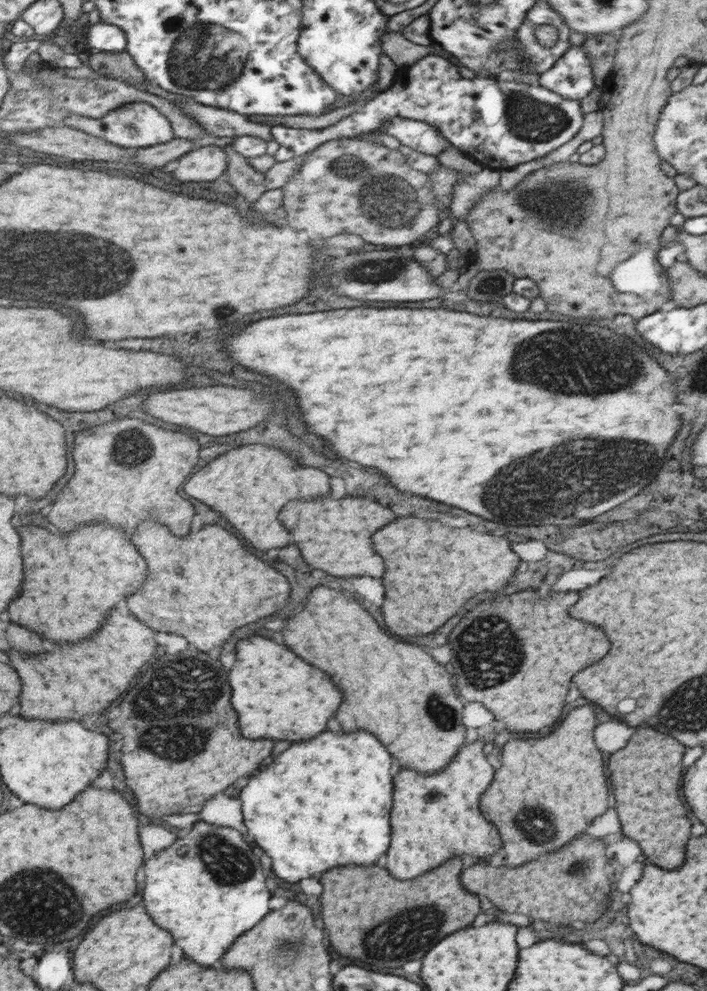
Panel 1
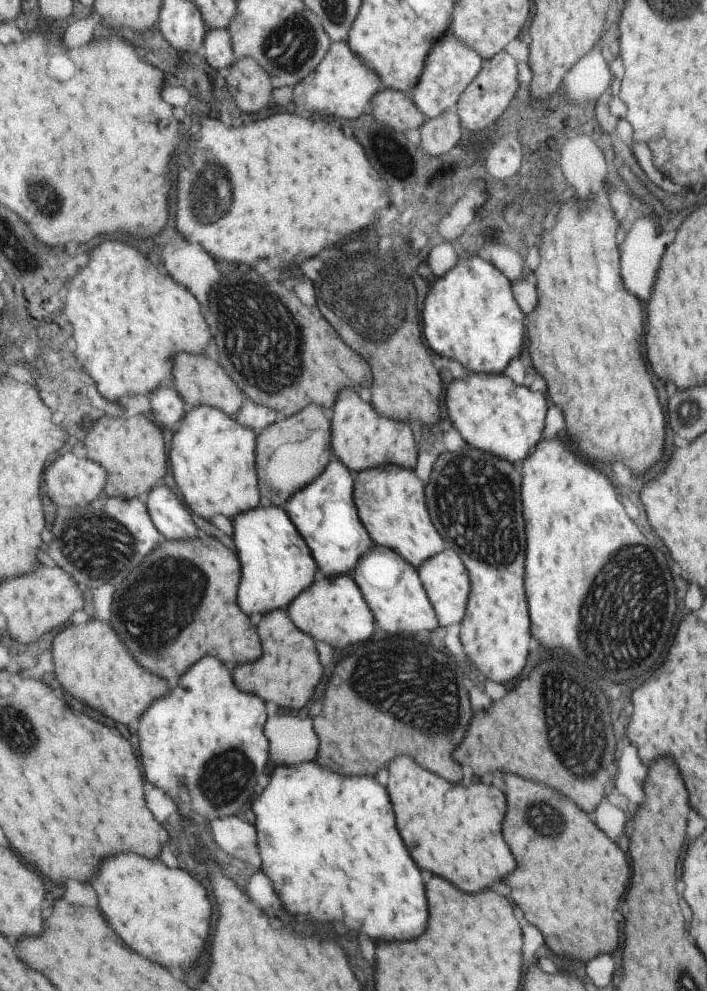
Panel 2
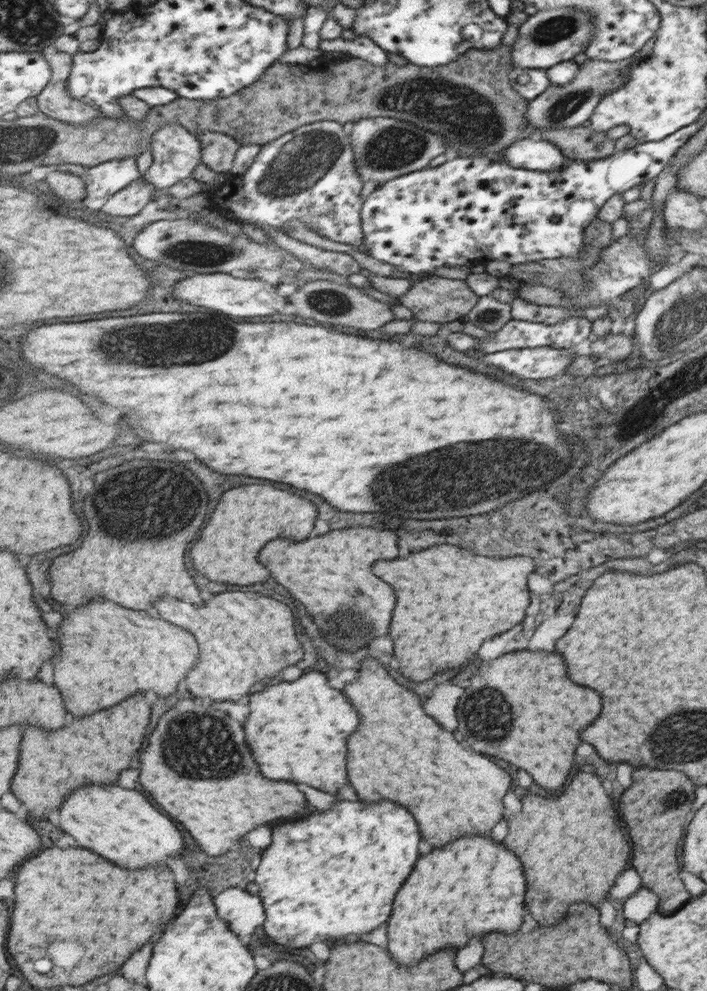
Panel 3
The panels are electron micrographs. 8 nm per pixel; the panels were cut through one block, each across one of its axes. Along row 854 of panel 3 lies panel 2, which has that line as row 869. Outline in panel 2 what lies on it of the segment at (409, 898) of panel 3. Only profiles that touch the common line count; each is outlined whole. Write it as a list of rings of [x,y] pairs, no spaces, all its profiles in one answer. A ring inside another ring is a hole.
[[[398,756],[388,766],[388,796],[392,800],[392,808],[396,814],[396,828],[400,830],[400,836],[418,864],[418,868],[428,870],[432,874],[438,874],[442,878],[450,878],[454,886],[460,890],[466,890],[470,894],[490,888],[494,882],[504,880],[510,872],[516,870],[514,856],[510,848],[506,846],[502,838],[502,820],[506,816],[506,800],[504,794],[498,788],[485,780],[474,782],[470,788],[463,788],[463,784],[456,784],[442,780],[437,774],[432,774],[410,756]]]

